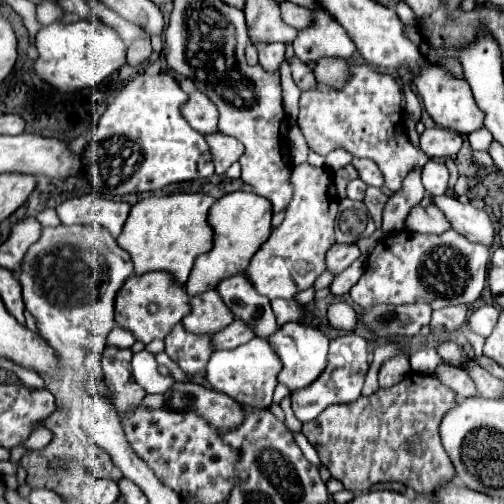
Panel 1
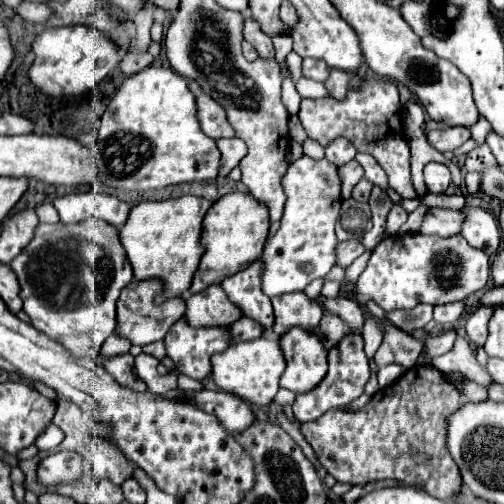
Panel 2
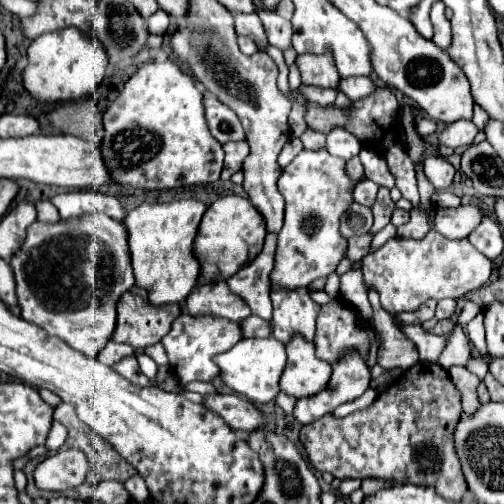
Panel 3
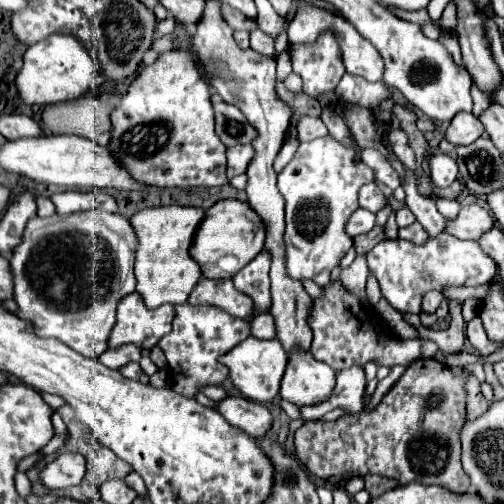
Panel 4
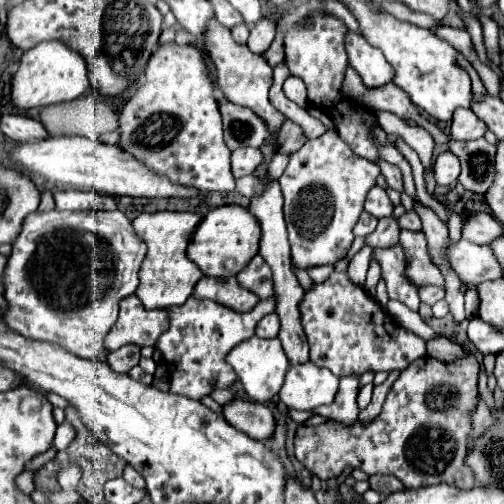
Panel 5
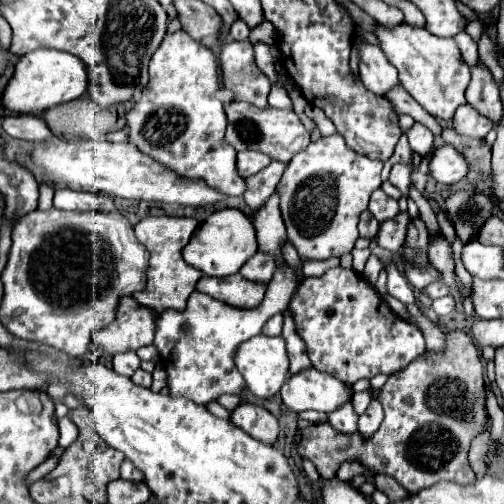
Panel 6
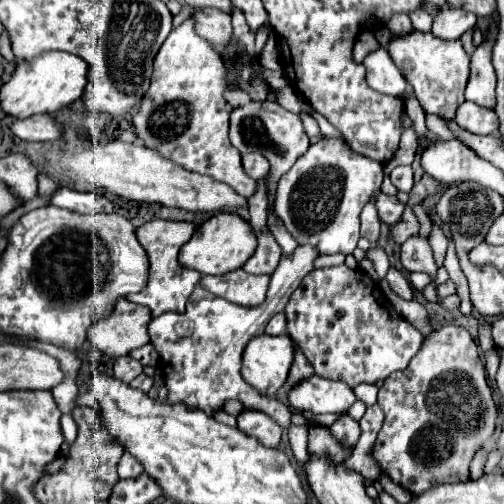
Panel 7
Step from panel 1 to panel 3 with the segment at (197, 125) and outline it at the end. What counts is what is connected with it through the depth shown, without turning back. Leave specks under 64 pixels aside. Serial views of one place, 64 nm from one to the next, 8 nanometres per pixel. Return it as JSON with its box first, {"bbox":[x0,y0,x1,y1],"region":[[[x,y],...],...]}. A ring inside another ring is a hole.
{"bbox":[204,92,244,144],"region":[[[204,92],[204,108],[206,108],[208,130],[220,144],[230,140],[244,140],[244,130],[236,114],[210,92]]]}

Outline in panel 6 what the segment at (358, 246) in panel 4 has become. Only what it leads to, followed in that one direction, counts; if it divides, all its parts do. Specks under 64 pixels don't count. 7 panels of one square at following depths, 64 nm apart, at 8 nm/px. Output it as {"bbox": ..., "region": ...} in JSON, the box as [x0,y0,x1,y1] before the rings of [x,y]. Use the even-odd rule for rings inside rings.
{"bbox":[376,212,408,252],"region":[[[402,212],[402,214],[394,216],[392,220],[380,222],[380,228],[376,234],[376,244],[384,250],[398,252],[406,238],[406,226],[408,226],[408,212]]]}

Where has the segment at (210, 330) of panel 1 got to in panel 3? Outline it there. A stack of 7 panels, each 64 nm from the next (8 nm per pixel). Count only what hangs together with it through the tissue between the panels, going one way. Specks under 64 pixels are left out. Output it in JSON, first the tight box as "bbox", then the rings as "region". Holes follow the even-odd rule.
{"bbox":[184,282,250,322],"region":[[[214,282],[194,288],[186,298],[184,312],[196,318],[216,316],[234,322],[240,322],[246,316],[250,316],[250,308],[236,294],[228,290],[226,282]]]}

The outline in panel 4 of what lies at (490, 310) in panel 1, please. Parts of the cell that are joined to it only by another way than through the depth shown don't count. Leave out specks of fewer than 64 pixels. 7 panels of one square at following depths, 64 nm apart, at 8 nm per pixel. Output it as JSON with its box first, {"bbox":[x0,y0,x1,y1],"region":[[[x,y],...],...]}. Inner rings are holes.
{"bbox":[466,316,498,356],"region":[[[476,316],[476,318],[472,318],[472,320],[468,322],[466,336],[468,336],[470,344],[472,344],[472,346],[482,354],[482,356],[488,356],[488,354],[492,354],[494,350],[498,350],[498,346],[496,346],[496,344],[492,344],[492,342],[488,340],[488,336],[486,336],[486,332],[484,332],[484,326],[482,326],[480,316]]]}

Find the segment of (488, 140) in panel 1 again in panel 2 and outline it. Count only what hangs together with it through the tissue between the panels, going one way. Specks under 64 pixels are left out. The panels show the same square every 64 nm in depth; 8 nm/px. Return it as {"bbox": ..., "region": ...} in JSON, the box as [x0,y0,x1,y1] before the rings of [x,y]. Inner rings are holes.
{"bbox":[472,116,492,146],"region":[[[480,116],[478,126],[476,126],[476,128],[472,128],[472,140],[480,146],[480,144],[484,144],[484,142],[486,142],[486,138],[488,138],[488,134],[490,134],[490,132],[492,132],[490,124],[486,124],[486,122],[482,120],[482,116]]]}

